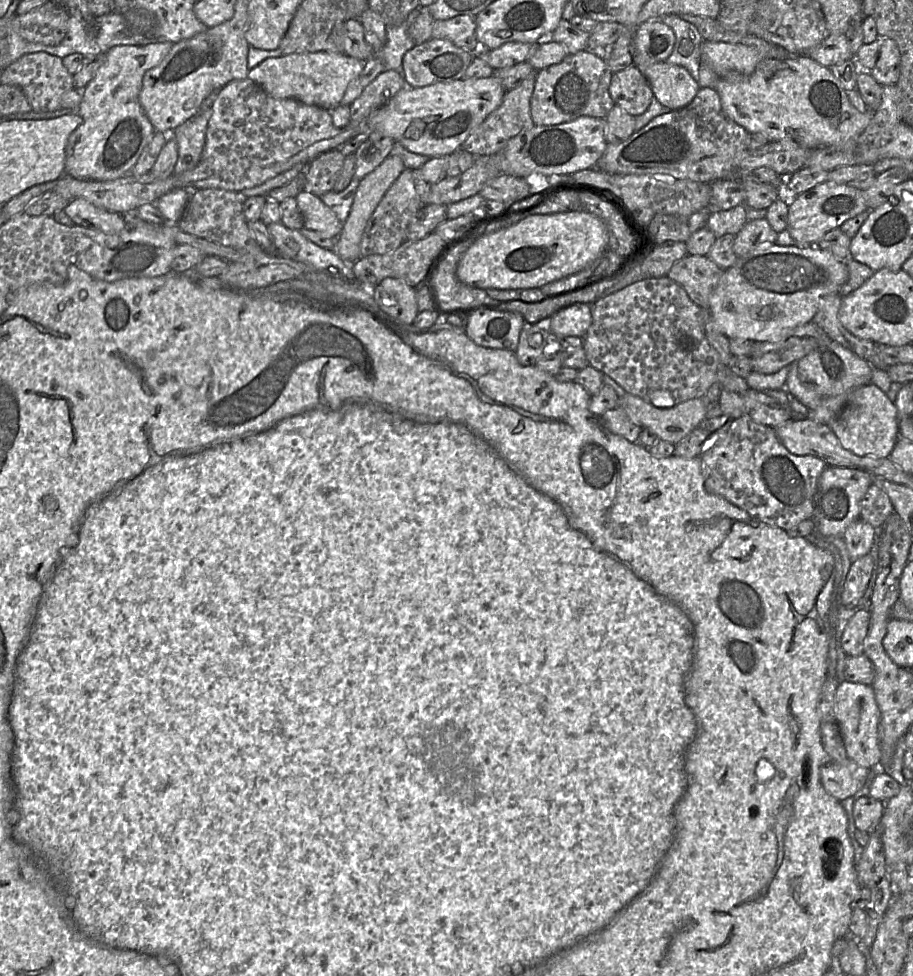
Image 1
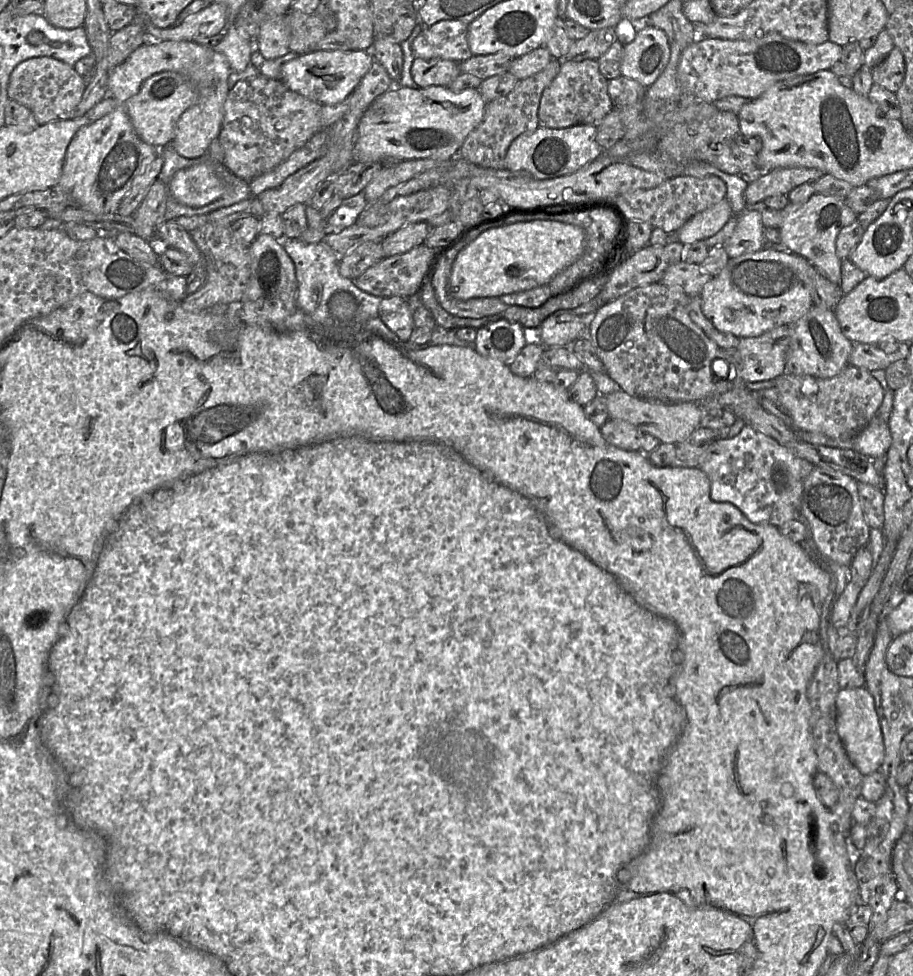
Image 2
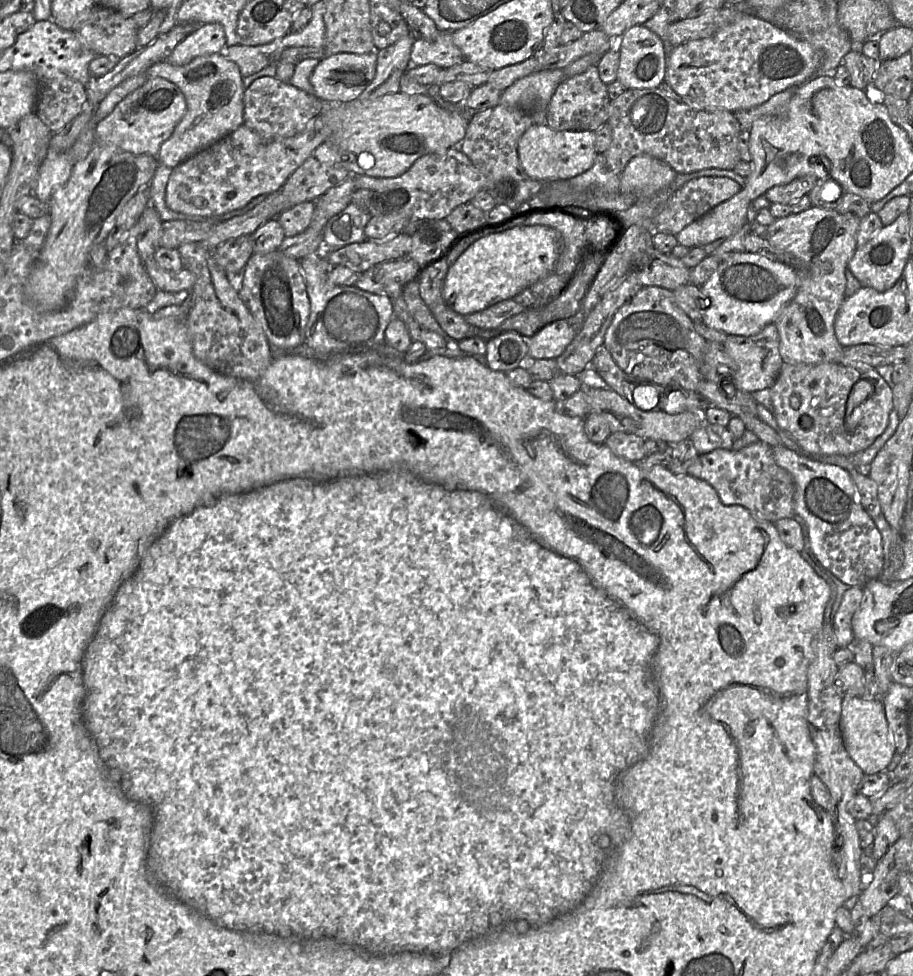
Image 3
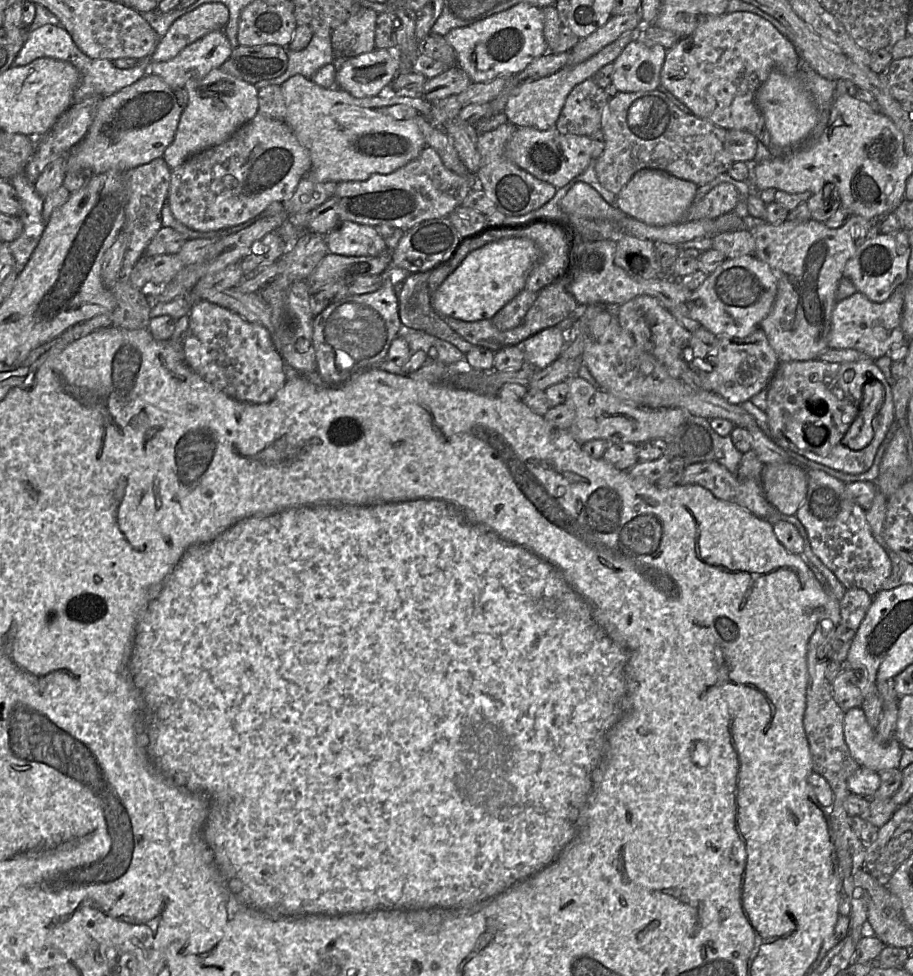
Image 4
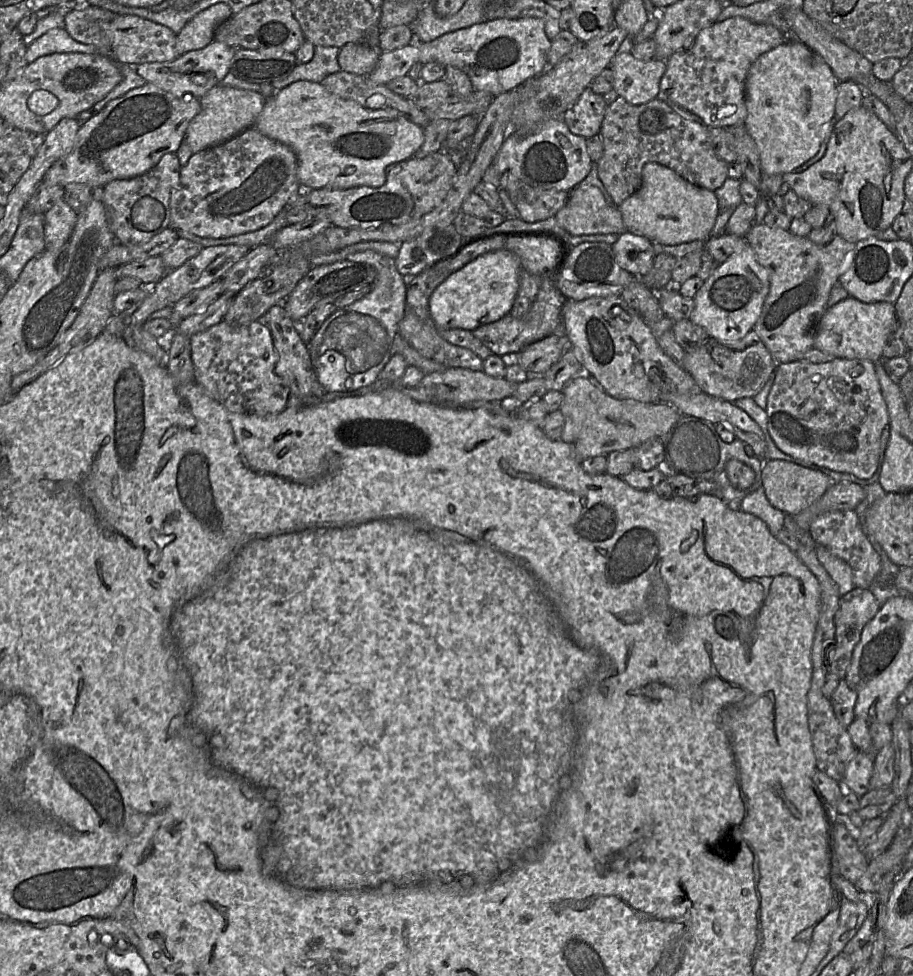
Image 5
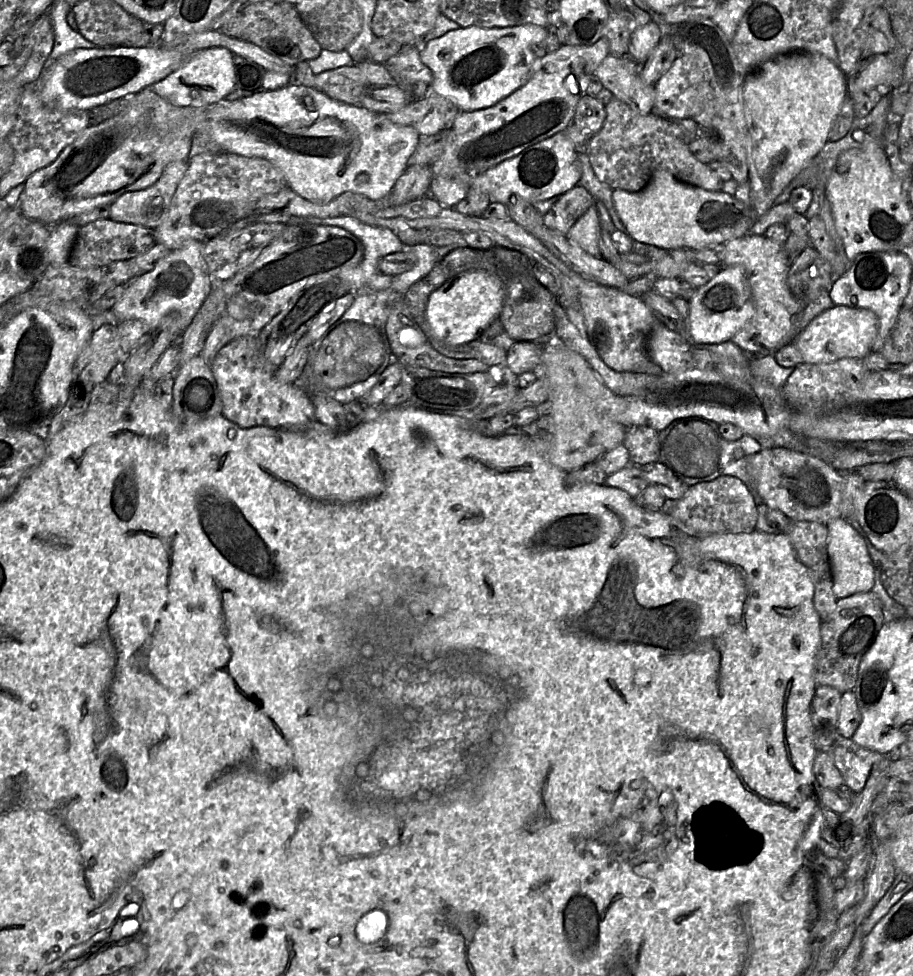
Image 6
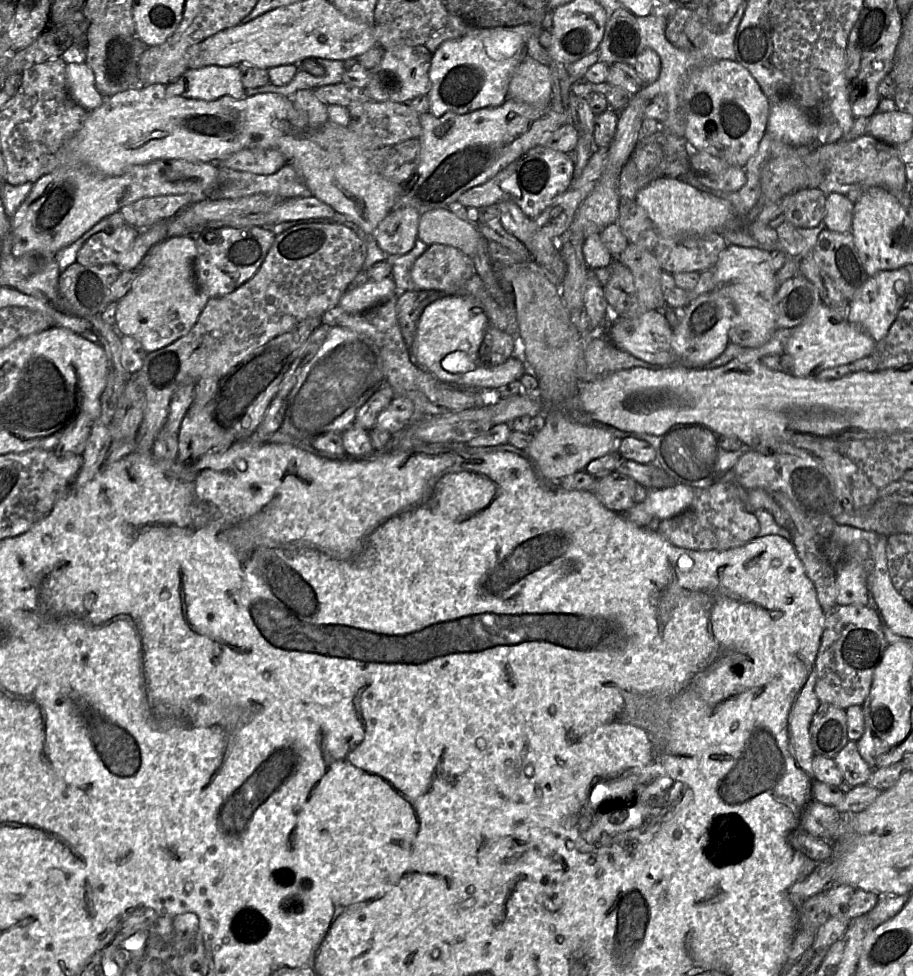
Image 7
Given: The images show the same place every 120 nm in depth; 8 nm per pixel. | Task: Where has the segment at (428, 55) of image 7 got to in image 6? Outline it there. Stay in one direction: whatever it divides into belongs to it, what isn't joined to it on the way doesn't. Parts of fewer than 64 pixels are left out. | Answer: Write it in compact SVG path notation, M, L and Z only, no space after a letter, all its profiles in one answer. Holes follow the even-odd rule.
M416 45L403 47L384 64L397 86L405 88L416 81L425 82L429 86L432 84L433 73L421 61L420 49Z

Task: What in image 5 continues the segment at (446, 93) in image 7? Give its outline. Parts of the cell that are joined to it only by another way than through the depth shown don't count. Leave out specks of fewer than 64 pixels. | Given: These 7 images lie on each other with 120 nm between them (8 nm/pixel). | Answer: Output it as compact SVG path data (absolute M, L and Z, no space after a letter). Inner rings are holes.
M499 18L443 34L429 42L410 42L393 51L381 51L376 67L367 77L374 83L387 85L391 80L408 75L416 63L436 62L465 72L475 90L498 95L517 89L541 75L548 67L550 47L551 40L541 19Z

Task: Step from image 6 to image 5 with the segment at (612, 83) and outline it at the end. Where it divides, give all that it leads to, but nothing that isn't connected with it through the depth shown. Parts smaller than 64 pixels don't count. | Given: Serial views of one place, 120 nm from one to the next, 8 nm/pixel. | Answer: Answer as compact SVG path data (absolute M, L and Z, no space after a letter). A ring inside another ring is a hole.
M621 50L609 67L614 73L613 88L618 96L632 105L641 105L658 97L667 62L658 58L640 60L629 50Z

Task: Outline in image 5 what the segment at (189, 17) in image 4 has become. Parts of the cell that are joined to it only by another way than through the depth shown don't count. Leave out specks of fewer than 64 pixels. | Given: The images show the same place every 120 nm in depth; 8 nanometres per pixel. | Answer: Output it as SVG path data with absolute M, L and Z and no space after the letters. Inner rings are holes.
M226 3L214 4L197 13L177 33L175 50L182 55L192 50L199 50L215 40L217 27L232 16Z

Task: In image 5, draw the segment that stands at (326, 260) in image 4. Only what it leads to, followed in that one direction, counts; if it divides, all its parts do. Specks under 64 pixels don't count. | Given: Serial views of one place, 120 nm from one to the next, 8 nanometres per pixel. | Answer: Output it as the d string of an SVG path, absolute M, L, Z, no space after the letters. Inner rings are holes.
M350 260L314 265L280 304L283 306L289 318L294 323L298 323L305 318L318 302L334 303L346 293L372 283L376 275L377 271L373 266Z

